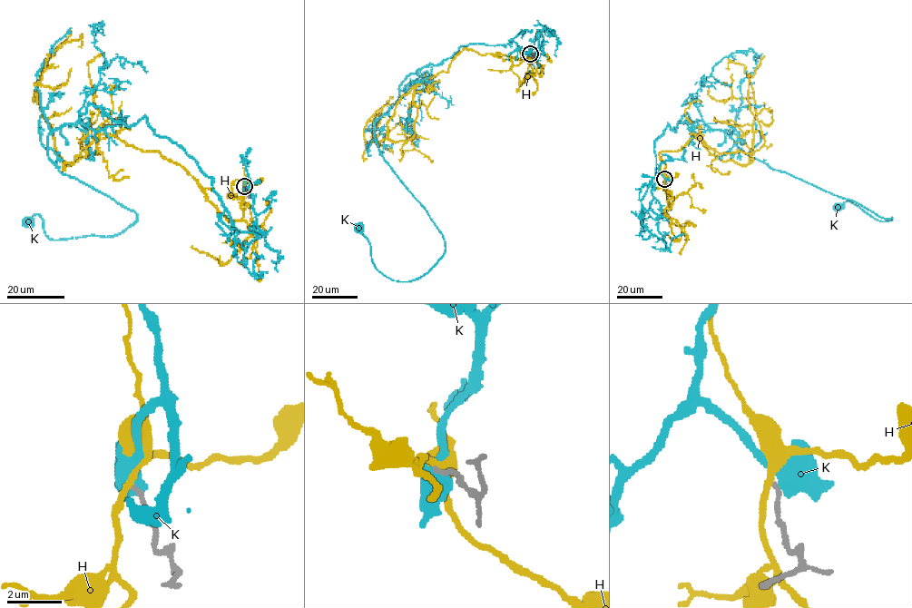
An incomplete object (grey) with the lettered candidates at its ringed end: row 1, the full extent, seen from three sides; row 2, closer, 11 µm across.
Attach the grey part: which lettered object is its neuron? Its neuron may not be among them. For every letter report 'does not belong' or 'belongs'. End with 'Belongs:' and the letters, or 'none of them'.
H: does not belong
K: does not belong
Belongs: none of them

